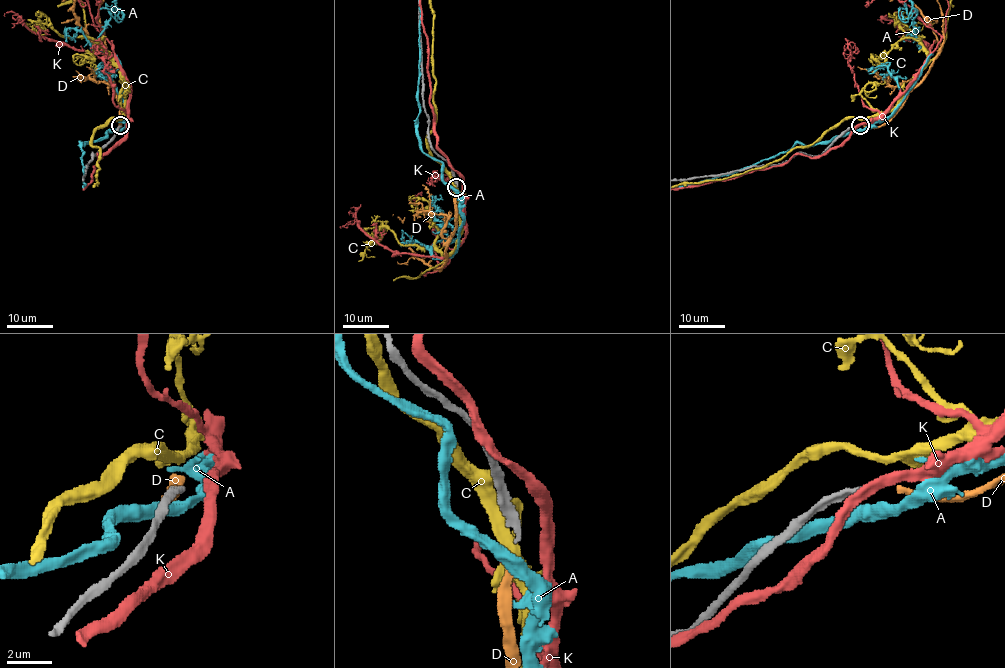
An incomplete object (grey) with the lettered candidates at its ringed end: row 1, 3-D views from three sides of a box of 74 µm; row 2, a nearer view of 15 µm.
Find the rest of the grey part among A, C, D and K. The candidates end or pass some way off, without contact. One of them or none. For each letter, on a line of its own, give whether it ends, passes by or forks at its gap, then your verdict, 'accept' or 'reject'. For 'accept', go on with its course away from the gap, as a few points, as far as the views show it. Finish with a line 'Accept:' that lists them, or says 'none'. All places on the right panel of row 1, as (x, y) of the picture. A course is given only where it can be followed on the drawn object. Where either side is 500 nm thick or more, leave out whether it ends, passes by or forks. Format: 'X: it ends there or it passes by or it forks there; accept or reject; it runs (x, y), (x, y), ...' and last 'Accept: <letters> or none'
A: it passes by; reject
C: it passes by; reject
D: it ends there; accept; it runs (863, 126), (880, 127), (899, 108), (922, 79), (943, 41), (941, 7)
K: it passes by; reject
Accept: D

